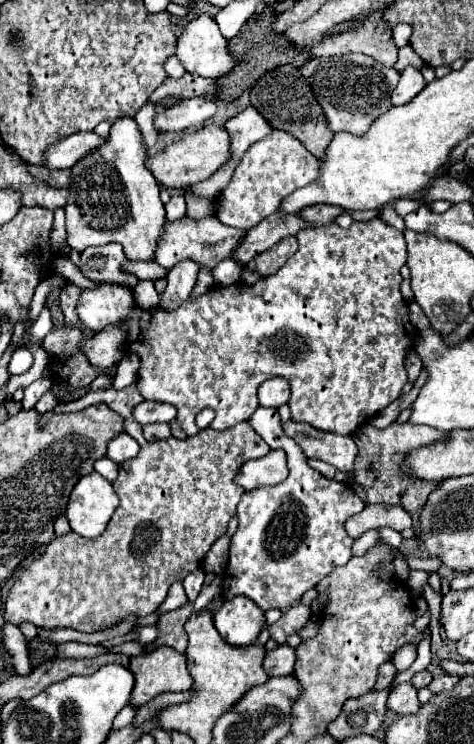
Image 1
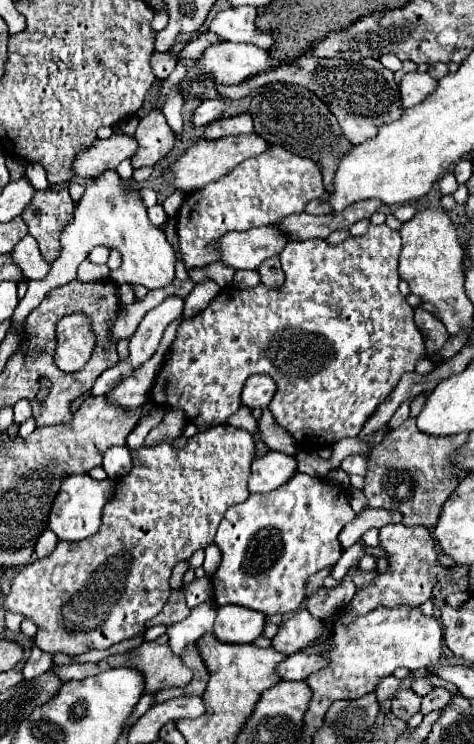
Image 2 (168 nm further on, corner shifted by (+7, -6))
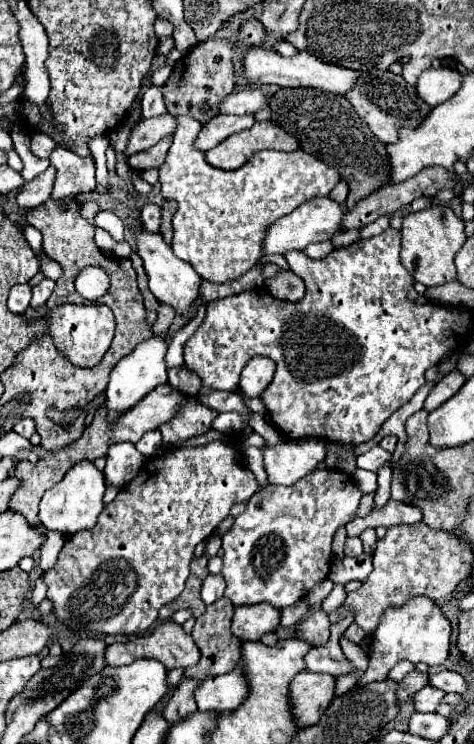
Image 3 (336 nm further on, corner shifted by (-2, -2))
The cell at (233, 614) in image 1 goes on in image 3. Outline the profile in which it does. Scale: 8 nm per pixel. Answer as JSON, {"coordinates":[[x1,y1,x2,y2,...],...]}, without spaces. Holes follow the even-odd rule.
{"coordinates":[[269,603,235,607,235,615,231,621,231,631,241,641,259,641,265,633,275,631,279,625,281,613]]}

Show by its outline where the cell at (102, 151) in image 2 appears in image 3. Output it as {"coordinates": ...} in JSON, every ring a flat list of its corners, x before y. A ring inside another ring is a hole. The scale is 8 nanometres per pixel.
{"coordinates":[[161,115,161,117,151,117,151,119,143,119,139,125,135,125,131,129,129,135,129,143,123,151,123,157,129,159,133,153,145,151,147,147,155,145,157,141,161,141,165,135,173,135,175,133,175,117,173,115]]}

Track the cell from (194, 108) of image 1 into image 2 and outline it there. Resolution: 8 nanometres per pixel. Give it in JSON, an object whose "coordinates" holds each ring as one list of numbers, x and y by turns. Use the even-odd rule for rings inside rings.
{"coordinates":[[220,97,218,99,204,99,200,103,200,107,194,111,192,123,196,127,210,125,212,121,216,121,222,115,222,111,224,111,224,99,220,99]]}

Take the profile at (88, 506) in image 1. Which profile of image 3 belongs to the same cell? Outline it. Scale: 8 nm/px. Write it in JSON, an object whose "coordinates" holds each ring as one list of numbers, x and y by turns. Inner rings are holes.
{"coordinates":[[91,461,75,463,75,467,67,471,61,483,45,491,39,503,39,519,45,529,59,531,65,537,93,529,97,525,99,513,103,511,103,495,105,495,105,475]]}

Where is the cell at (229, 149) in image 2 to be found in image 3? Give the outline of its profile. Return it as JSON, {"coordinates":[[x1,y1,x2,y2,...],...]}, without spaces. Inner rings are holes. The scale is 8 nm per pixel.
{"coordinates":[[255,123,247,131,233,133,217,147,205,153,205,161,217,169,239,169,249,161,249,157,261,149,275,149,275,151,295,151,297,139,287,135,281,127,273,123]]}

